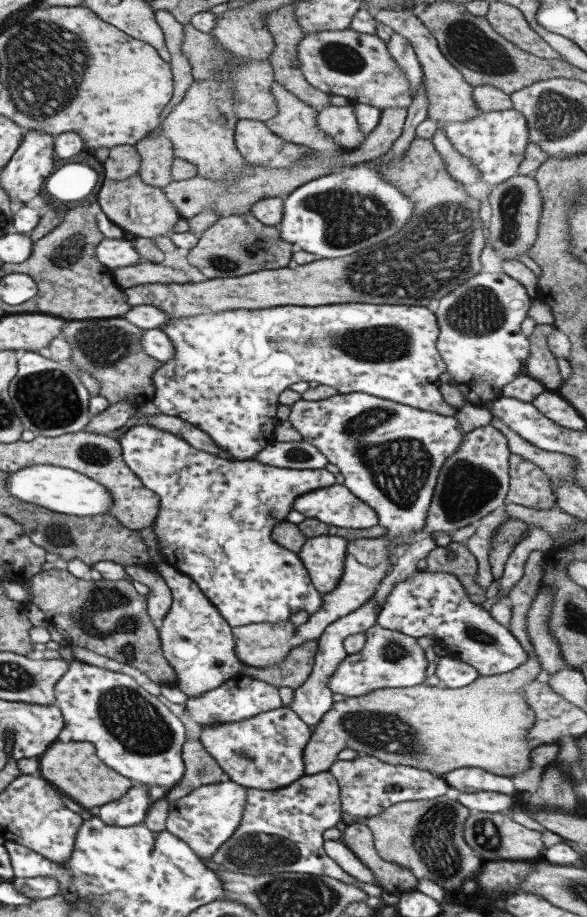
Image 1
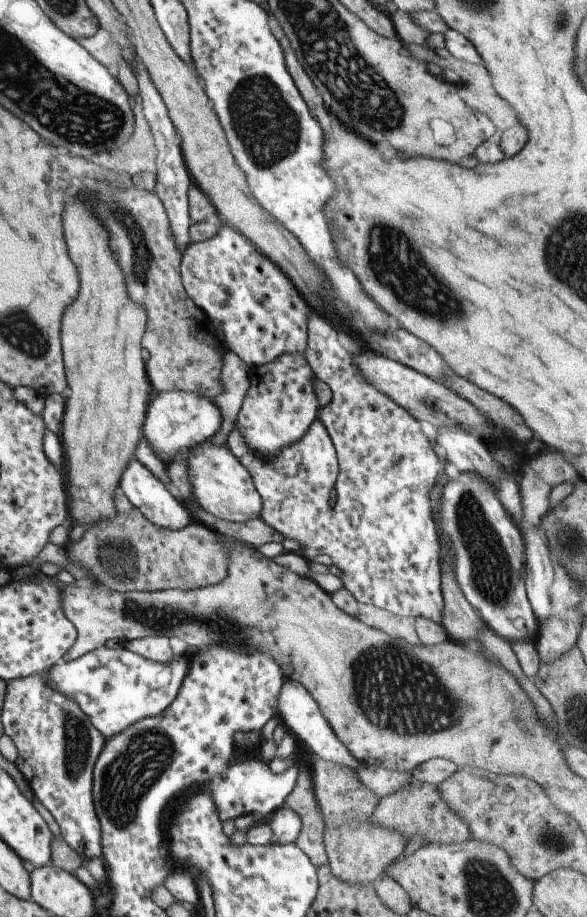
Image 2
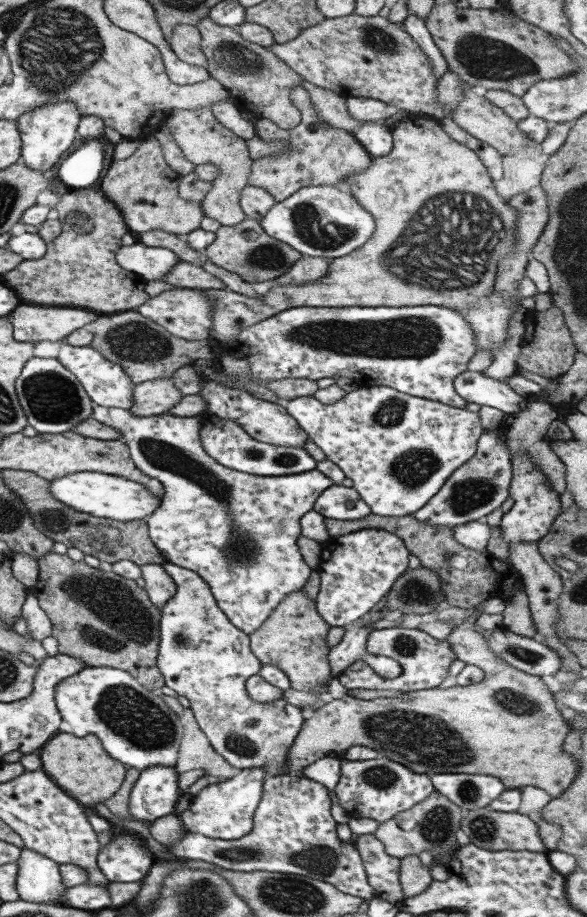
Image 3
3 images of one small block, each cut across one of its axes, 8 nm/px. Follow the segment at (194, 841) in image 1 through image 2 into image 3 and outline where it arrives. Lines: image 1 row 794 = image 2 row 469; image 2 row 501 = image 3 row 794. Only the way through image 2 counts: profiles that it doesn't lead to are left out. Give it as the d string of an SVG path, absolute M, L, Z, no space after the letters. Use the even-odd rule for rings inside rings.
M244 769L228 780L219 781L197 791L187 809L178 814L184 831L219 840L235 840L245 836L251 830L252 817L260 802L265 776L262 769Z

